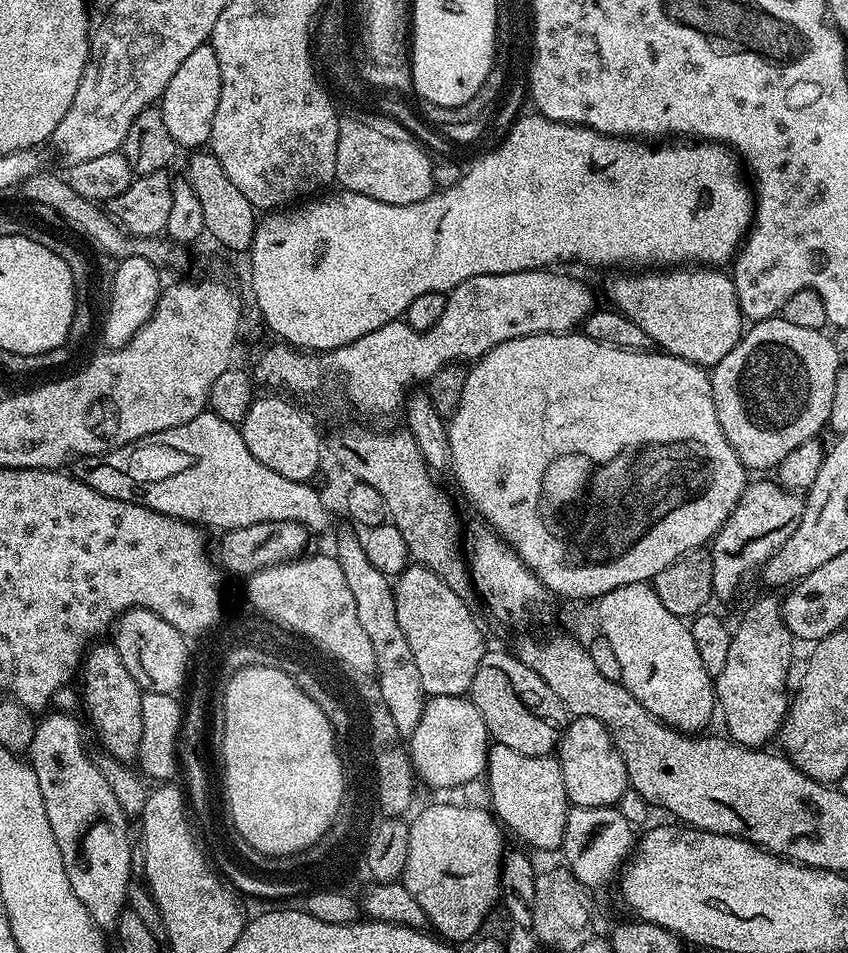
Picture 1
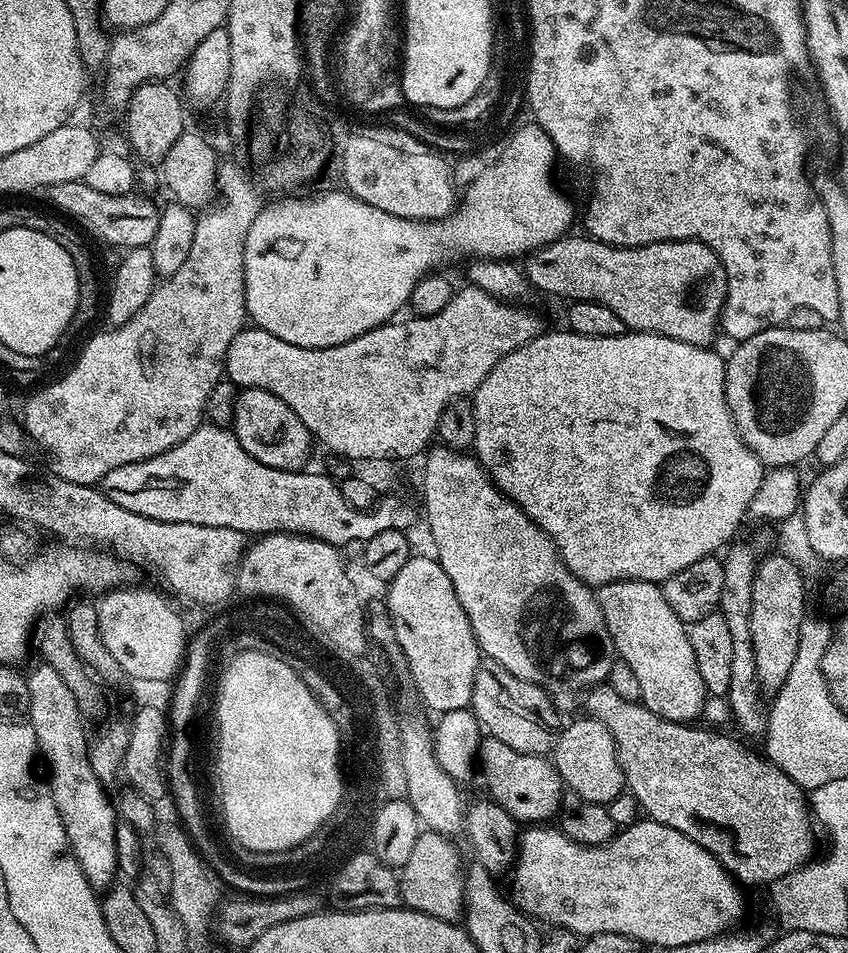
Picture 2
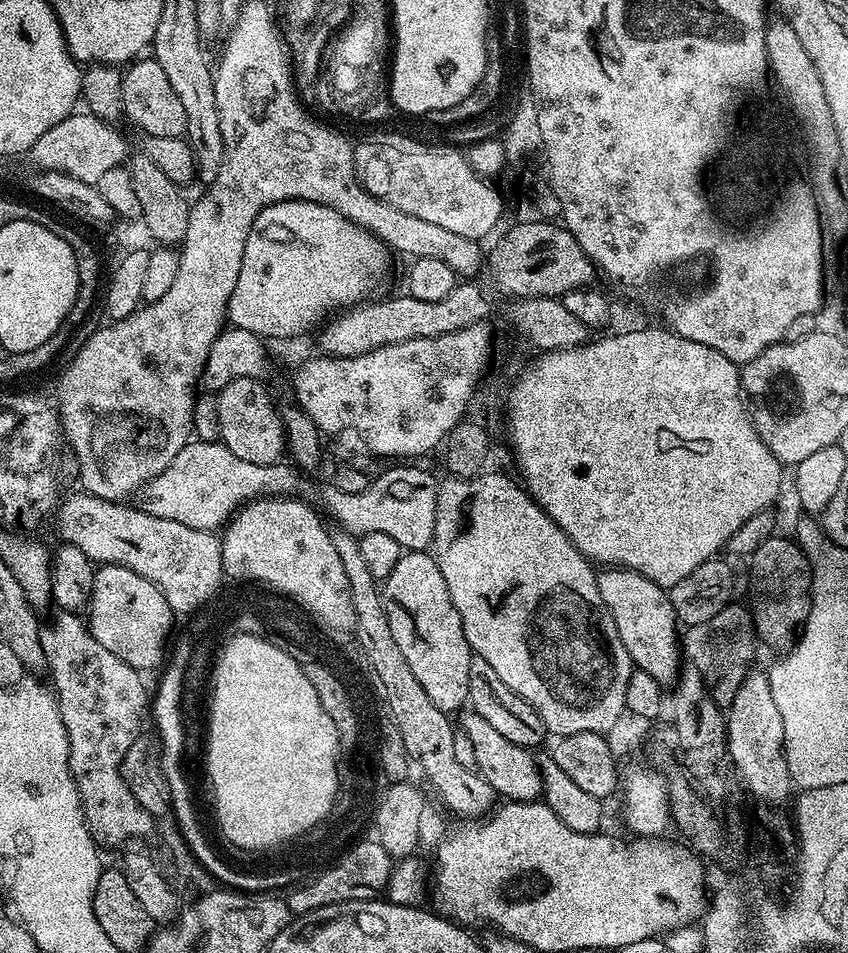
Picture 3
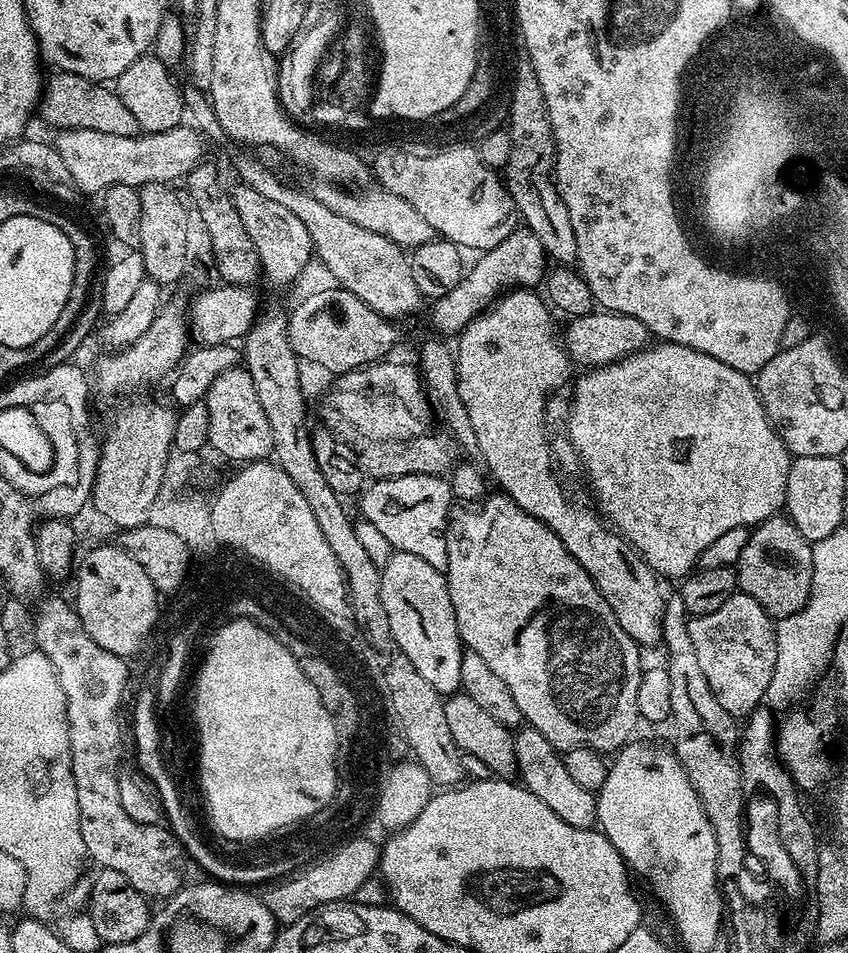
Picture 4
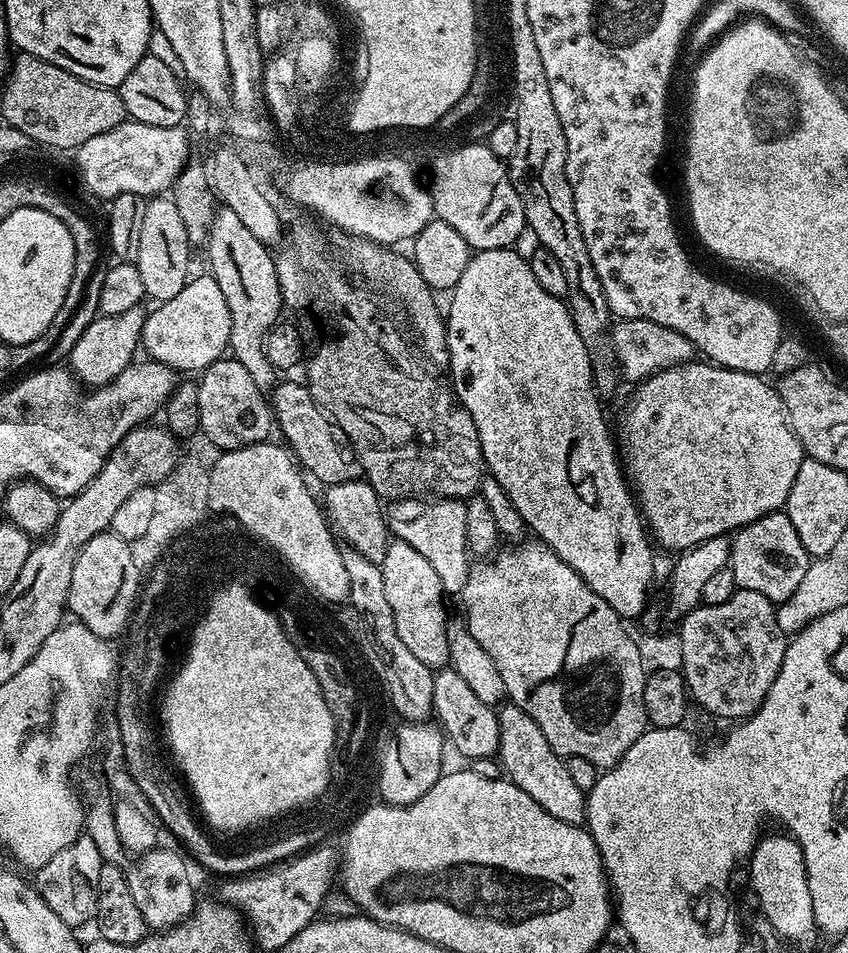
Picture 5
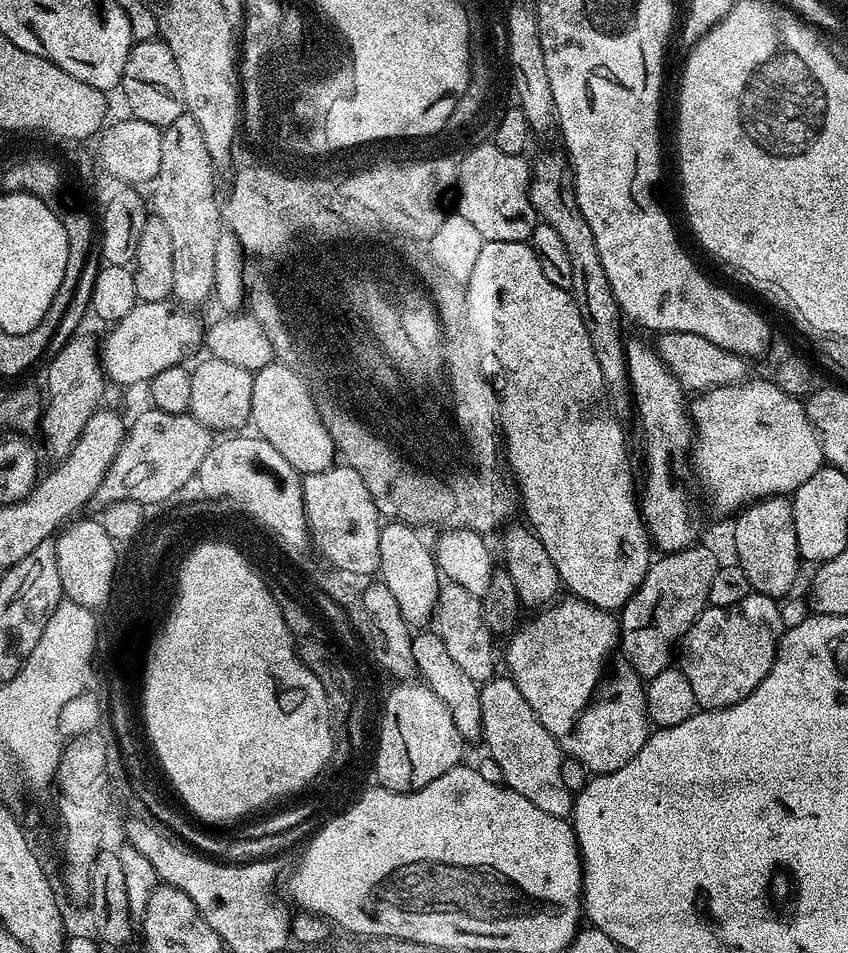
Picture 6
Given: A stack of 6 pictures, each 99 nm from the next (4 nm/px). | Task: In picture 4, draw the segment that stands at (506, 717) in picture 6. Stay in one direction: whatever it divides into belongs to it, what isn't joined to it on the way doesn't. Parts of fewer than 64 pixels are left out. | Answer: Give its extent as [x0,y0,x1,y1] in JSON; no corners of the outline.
[514,726,598,829]

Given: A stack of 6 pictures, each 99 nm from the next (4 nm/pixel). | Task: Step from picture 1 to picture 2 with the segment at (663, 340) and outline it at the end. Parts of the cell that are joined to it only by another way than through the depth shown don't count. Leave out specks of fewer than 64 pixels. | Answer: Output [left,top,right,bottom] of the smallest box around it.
[522,234,728,348]

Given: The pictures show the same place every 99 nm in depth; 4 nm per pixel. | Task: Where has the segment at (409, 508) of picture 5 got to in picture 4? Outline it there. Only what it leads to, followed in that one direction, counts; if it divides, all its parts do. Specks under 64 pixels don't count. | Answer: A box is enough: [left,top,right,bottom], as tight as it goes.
[359,474,454,570]

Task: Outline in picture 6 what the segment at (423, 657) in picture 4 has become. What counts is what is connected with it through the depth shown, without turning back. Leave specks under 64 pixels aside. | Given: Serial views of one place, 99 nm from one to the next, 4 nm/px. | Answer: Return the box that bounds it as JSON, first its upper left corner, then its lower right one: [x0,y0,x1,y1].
[378,522,442,626]

